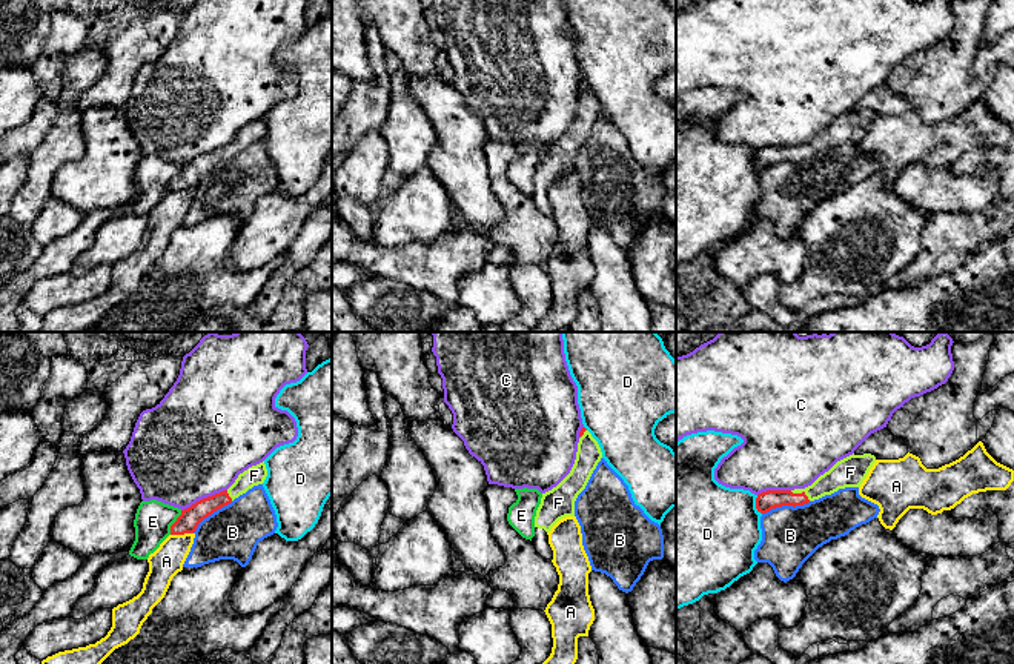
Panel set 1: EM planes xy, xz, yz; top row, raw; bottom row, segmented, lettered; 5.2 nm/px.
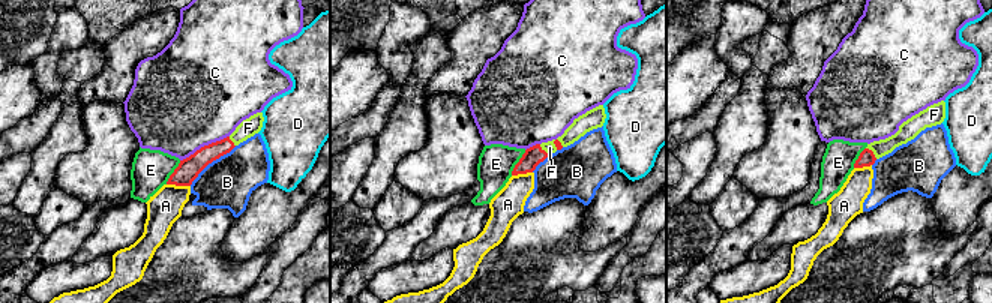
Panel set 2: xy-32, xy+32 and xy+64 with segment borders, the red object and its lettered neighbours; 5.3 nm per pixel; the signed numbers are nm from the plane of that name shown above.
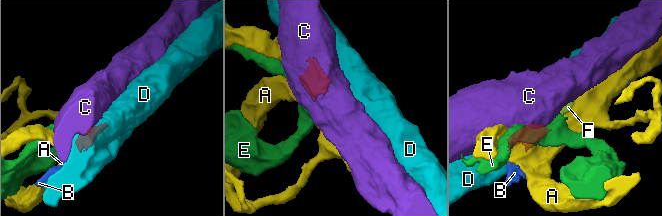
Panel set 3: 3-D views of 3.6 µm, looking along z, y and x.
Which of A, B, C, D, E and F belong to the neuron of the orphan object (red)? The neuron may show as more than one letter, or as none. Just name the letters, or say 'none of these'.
F

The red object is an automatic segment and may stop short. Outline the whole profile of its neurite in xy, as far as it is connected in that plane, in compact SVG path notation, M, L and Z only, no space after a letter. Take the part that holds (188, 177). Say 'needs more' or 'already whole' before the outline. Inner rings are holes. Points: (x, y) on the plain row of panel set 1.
needs more | M264 117L249 123L238 131L235 138L227 146L203 154L191 163L181 166L181 171L171 181L171 191L194 189L204 174L230 160L235 154L246 149L254 141L263 140L266 132L267 124Z

